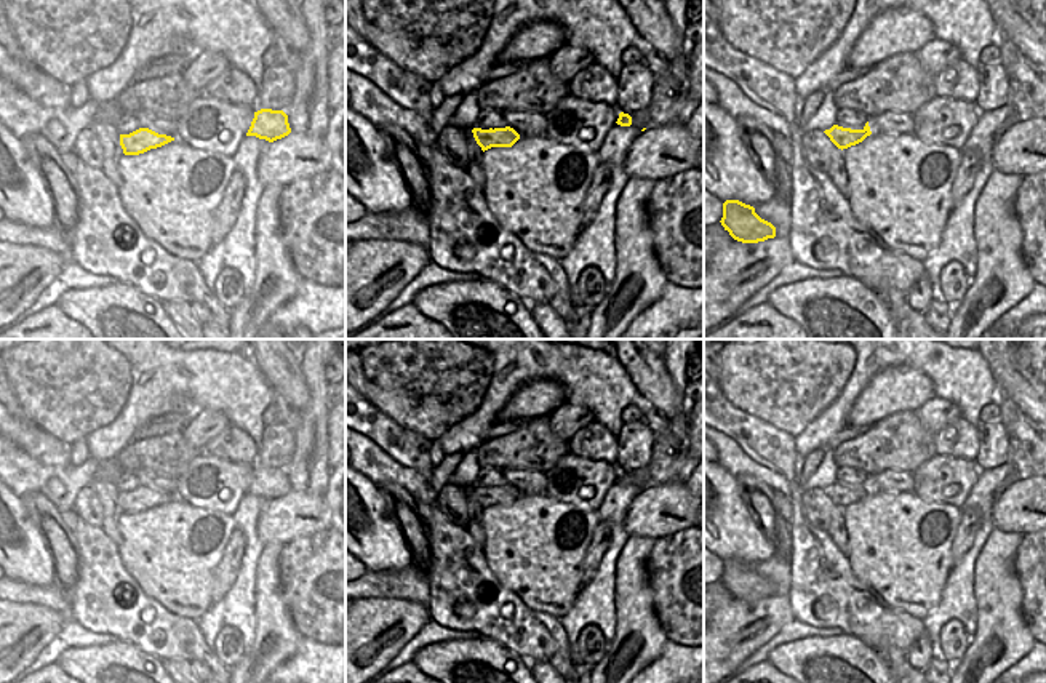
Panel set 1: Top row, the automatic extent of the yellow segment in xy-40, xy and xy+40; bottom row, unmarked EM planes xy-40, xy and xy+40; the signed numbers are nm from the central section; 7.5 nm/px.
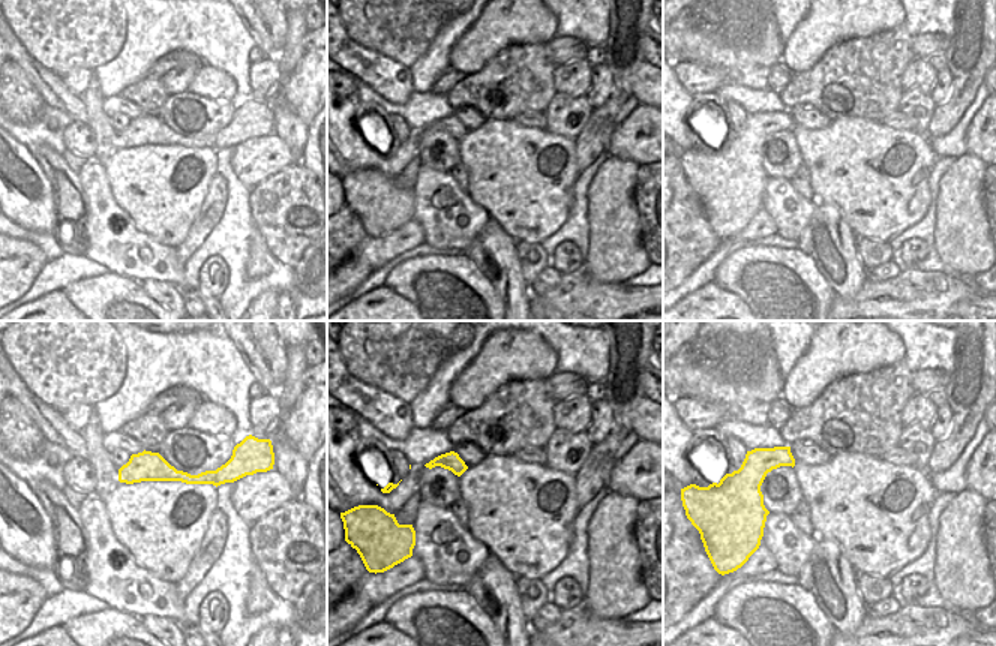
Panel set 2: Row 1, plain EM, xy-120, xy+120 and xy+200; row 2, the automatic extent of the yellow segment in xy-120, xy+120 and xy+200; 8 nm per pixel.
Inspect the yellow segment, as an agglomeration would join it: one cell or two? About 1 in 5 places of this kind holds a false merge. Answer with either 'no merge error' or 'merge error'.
no merge error

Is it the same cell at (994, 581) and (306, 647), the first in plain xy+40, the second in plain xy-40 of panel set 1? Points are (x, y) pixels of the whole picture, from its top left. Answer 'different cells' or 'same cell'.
different cells

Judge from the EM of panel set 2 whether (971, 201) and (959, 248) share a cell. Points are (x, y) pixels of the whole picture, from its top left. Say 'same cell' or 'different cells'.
same cell

